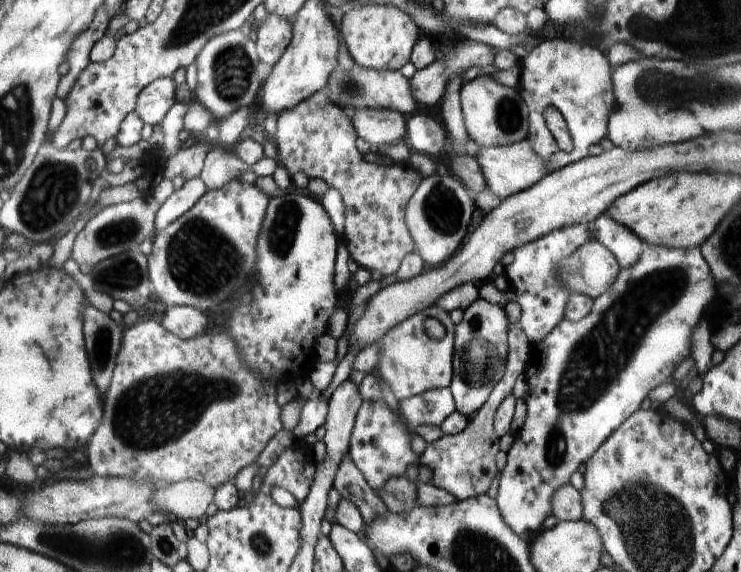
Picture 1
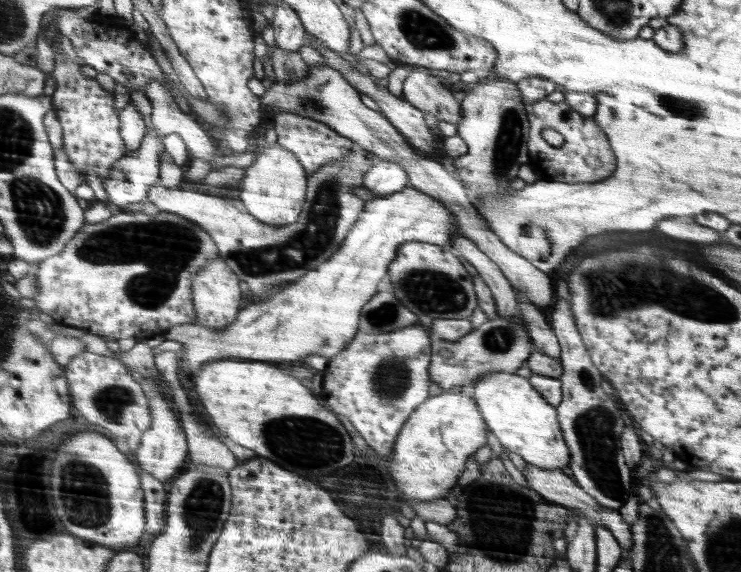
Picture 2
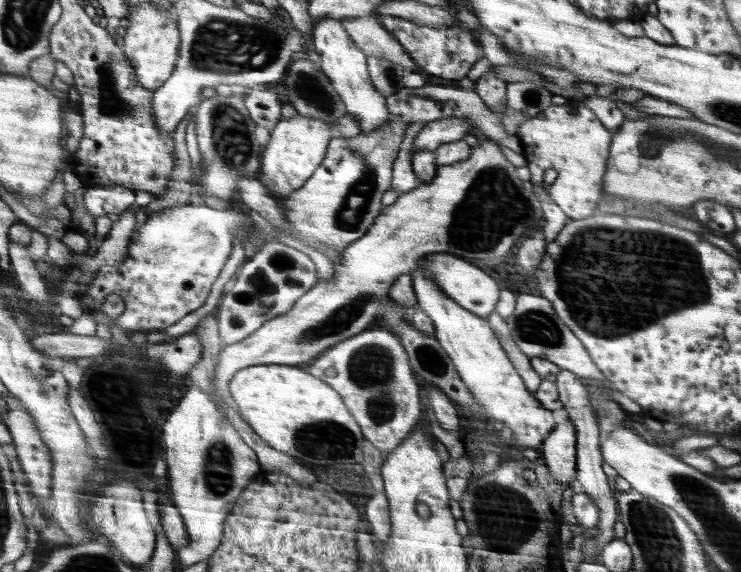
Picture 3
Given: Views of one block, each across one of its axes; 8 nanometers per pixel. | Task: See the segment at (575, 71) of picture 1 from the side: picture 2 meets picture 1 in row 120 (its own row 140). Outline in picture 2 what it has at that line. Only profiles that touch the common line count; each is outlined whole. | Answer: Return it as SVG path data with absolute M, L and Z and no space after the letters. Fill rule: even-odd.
M547 100L527 104L527 116L531 118L531 168L539 172L539 180L565 184L595 184L613 176L617 160L607 146L607 134L603 134L603 130L593 124L593 118L583 118L583 114L571 110L571 106L567 106L565 102L553 104ZM541 130L555 130L563 136L563 144L559 148L549 146L541 138Z

